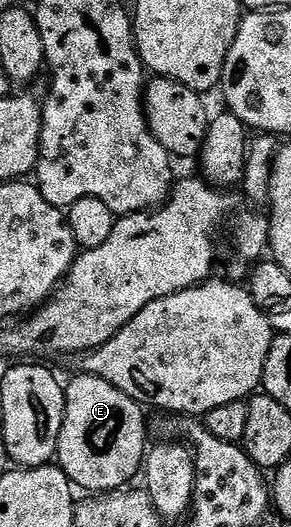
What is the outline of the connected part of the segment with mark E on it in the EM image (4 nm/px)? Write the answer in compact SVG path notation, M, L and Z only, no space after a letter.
M78 375L65 385L63 402L63 426L59 436L57 464L65 471L72 486L91 489L92 494L110 493L130 486L134 477L140 476L149 448L147 441L147 417L144 406L129 395L117 391L113 383L105 383L105 379L90 375Z

